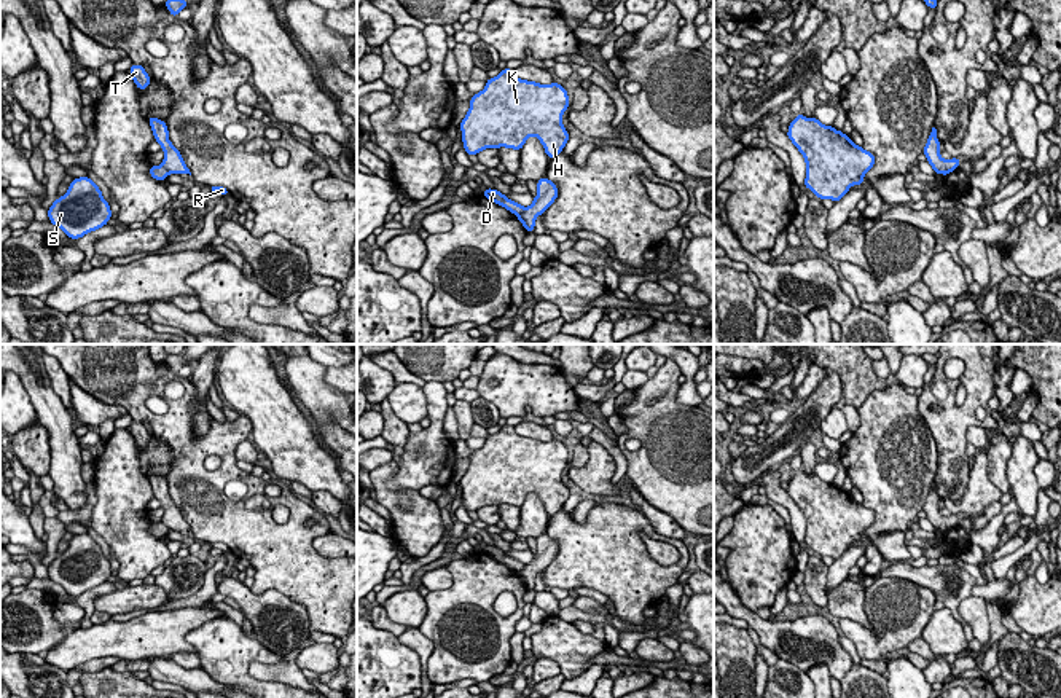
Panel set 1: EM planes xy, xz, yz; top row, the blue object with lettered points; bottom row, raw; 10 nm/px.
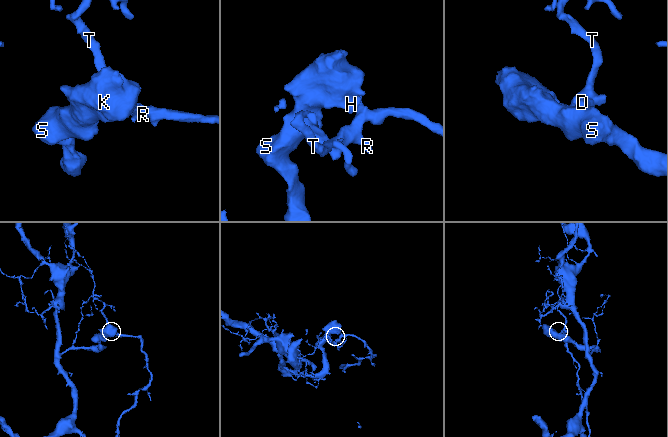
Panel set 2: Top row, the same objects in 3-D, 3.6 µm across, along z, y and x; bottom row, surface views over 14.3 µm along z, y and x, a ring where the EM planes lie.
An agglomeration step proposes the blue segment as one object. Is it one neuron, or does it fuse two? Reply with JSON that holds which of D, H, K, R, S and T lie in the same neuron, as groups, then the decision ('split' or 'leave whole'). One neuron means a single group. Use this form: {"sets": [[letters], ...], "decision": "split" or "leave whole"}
{"sets": [["D", "H", "K", "S"], ["R", "T"]], "decision": "split"}

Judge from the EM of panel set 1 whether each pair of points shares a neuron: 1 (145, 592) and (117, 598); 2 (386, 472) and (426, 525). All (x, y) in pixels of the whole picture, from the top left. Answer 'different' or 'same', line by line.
1: same
2: same

